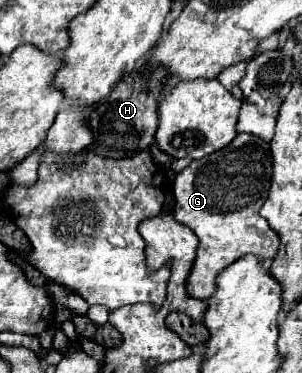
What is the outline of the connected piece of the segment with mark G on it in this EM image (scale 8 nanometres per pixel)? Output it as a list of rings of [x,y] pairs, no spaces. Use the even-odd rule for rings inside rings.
[[[239,134],[227,148],[213,152],[201,160],[193,160],[173,180],[177,204],[173,218],[191,228],[199,238],[199,248],[191,276],[187,278],[187,294],[207,300],[215,292],[217,274],[235,260],[253,254],[259,262],[273,260],[279,250],[279,236],[265,218],[259,216],[271,184],[271,154],[267,142],[251,134]],[[223,202],[223,206],[221,206]]]

